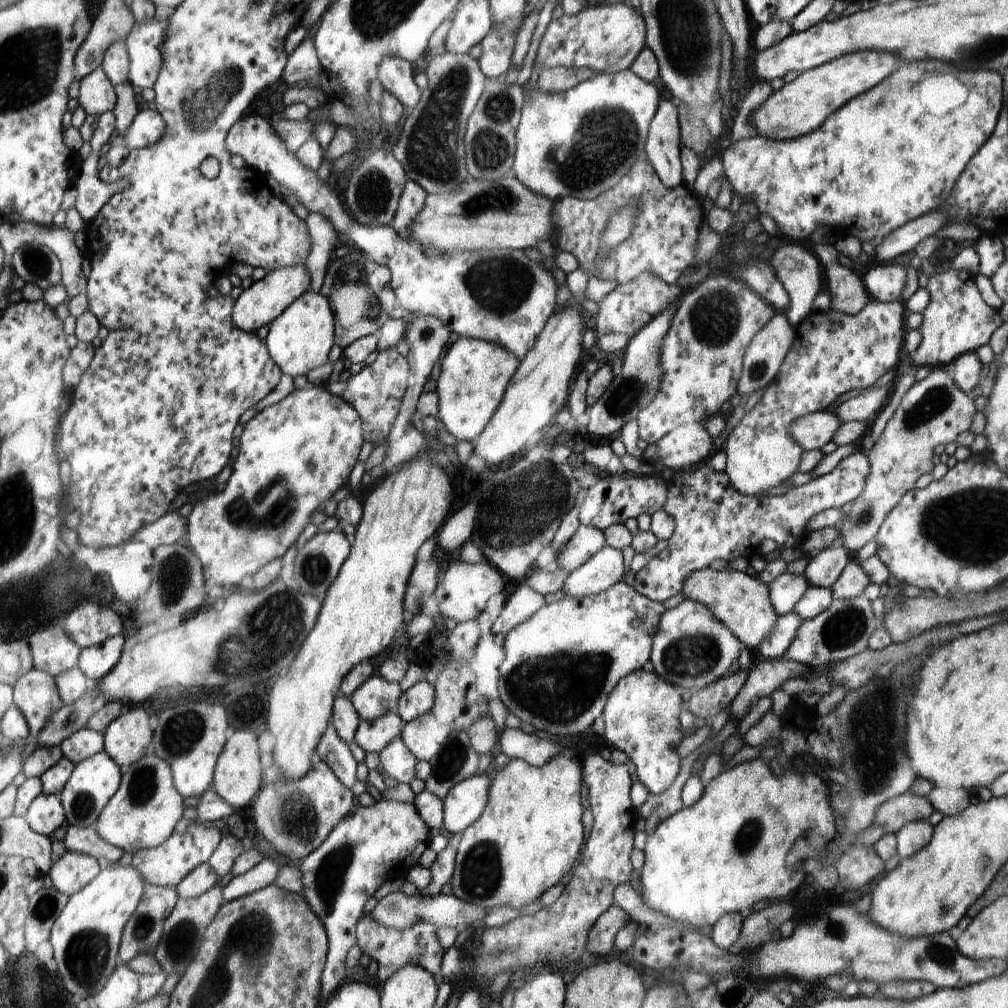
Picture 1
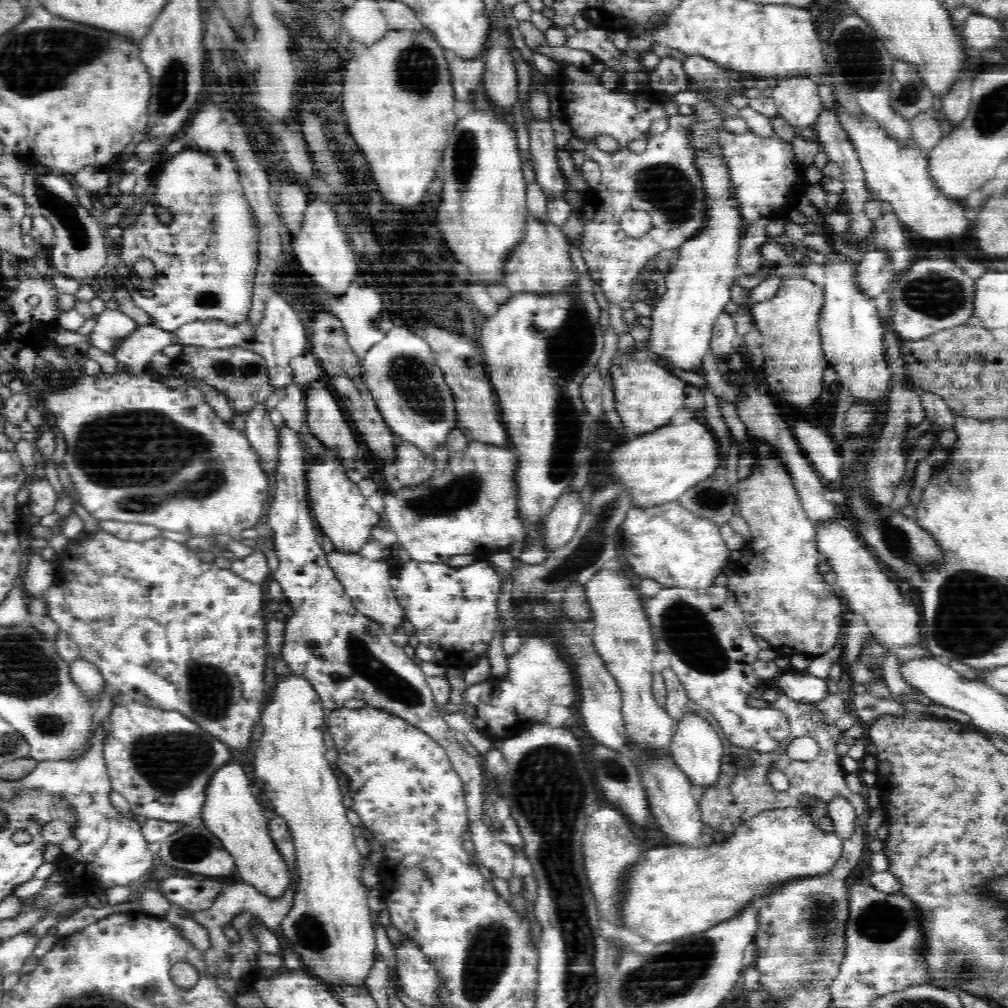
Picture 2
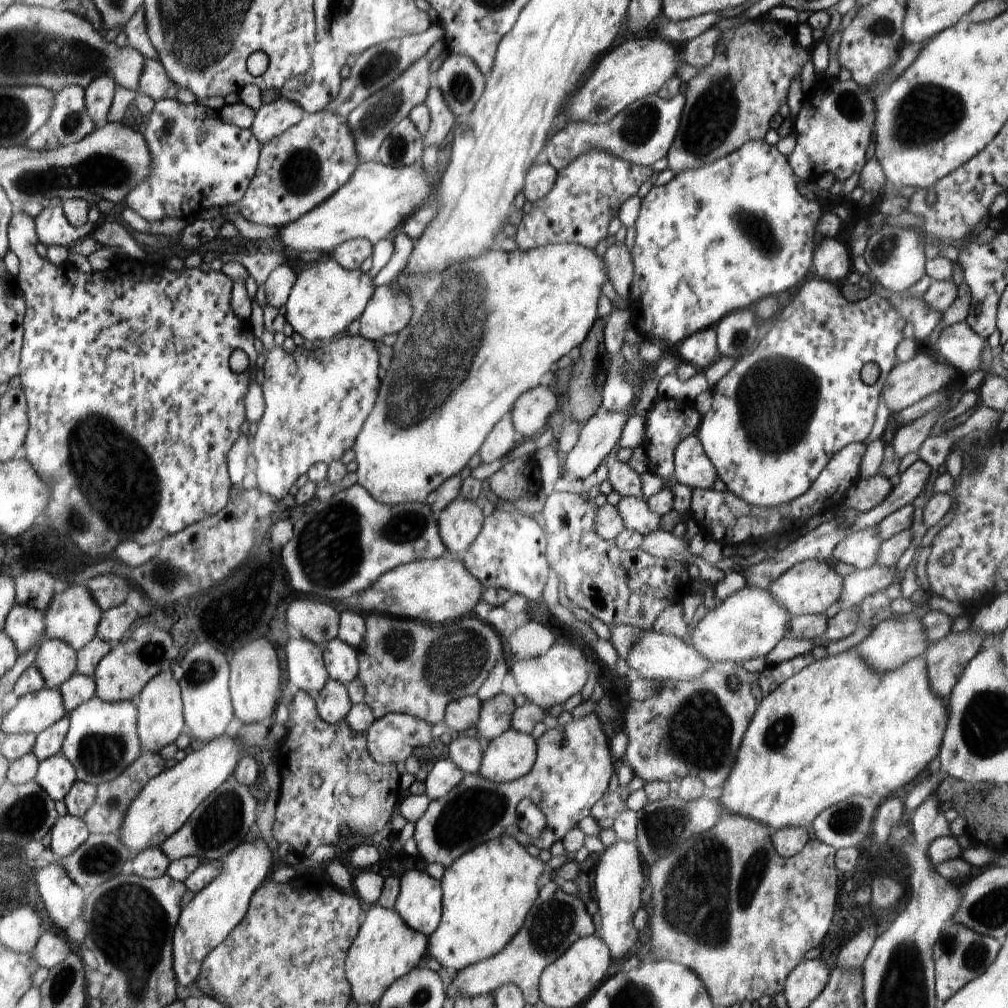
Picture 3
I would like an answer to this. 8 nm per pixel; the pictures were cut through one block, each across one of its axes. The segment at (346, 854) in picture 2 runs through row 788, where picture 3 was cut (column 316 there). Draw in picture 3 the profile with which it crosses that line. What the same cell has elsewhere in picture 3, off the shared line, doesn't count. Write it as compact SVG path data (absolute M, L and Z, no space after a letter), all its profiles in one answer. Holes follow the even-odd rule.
M320 260L316 264L304 268L297 274L290 298L285 302L285 316L294 331L306 340L309 346L325 343L346 332L352 320L358 320L365 312L374 292L374 280L370 274L360 269L353 271L343 269L337 261Z

